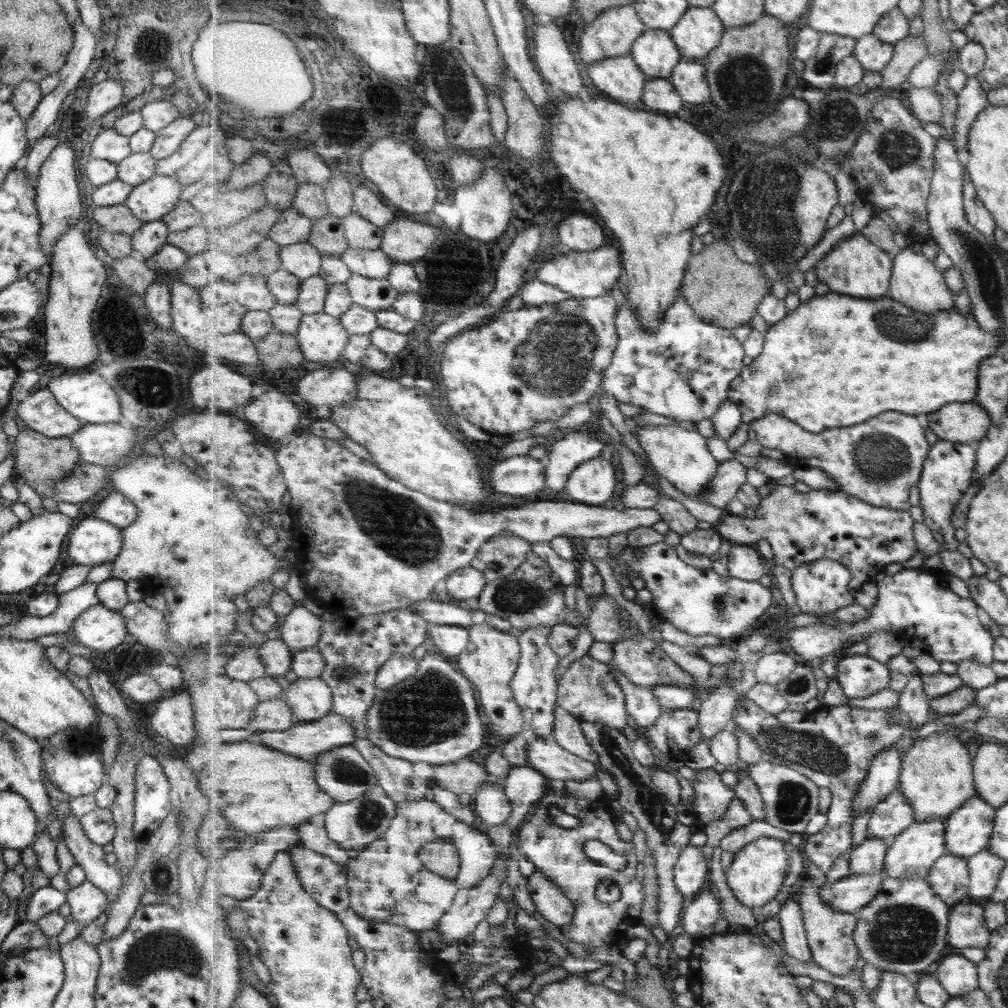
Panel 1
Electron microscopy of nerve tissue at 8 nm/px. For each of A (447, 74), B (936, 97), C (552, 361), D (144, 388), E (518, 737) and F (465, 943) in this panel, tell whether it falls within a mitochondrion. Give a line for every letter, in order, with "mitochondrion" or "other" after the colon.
A: mitochondrion
B: other
C: mitochondrion
D: mitochondrion
E: other
F: other

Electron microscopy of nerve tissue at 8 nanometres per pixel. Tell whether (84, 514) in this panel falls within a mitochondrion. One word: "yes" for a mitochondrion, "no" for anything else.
no

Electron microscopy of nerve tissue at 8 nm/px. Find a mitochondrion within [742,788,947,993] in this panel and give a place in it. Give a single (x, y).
(899, 933)

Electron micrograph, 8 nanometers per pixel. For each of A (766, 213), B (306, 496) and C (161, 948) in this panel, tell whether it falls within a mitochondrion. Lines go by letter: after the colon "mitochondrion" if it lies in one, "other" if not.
A: mitochondrion
B: other
C: mitochondrion

